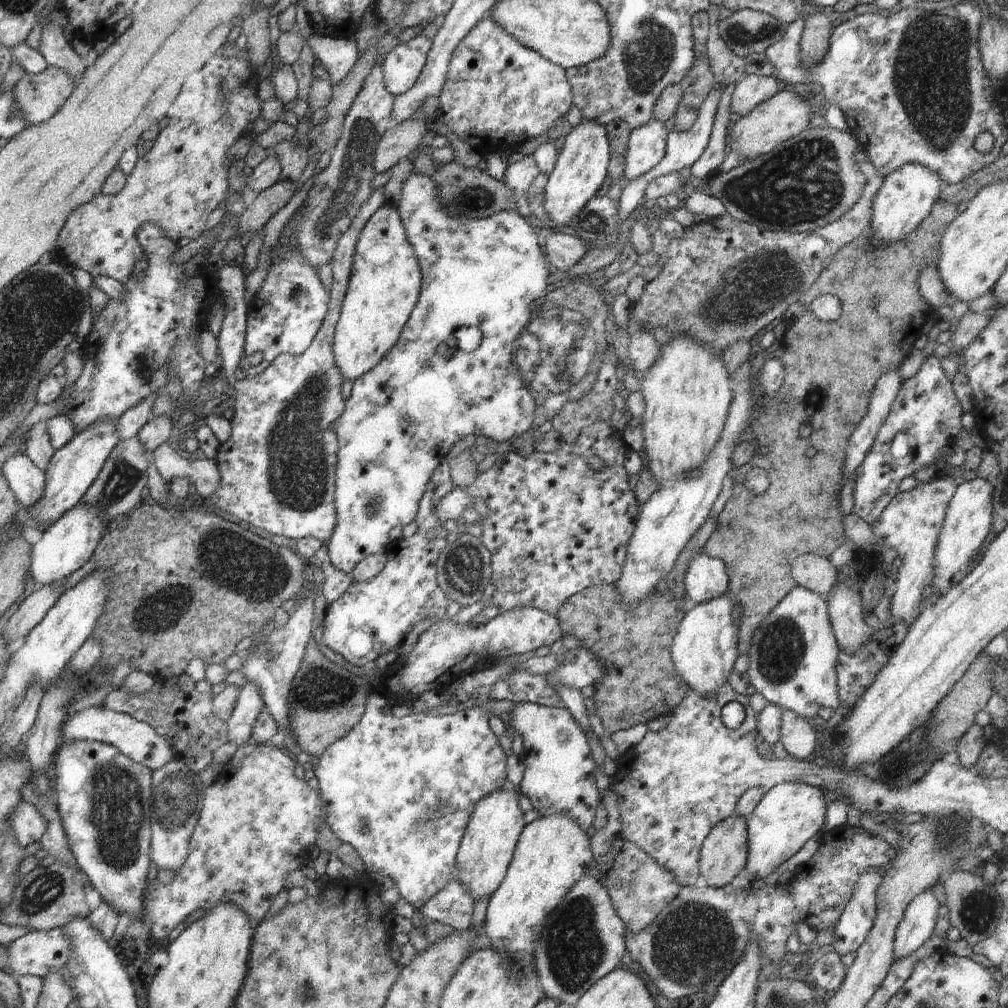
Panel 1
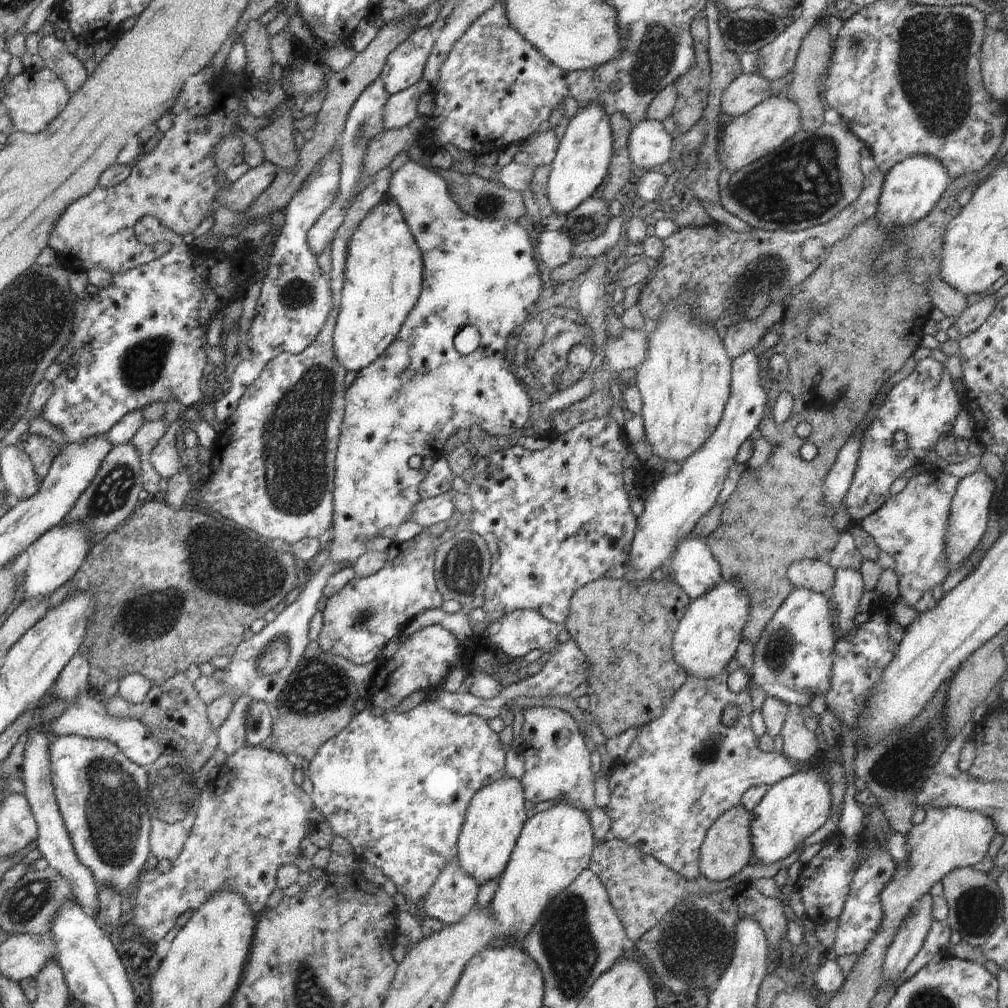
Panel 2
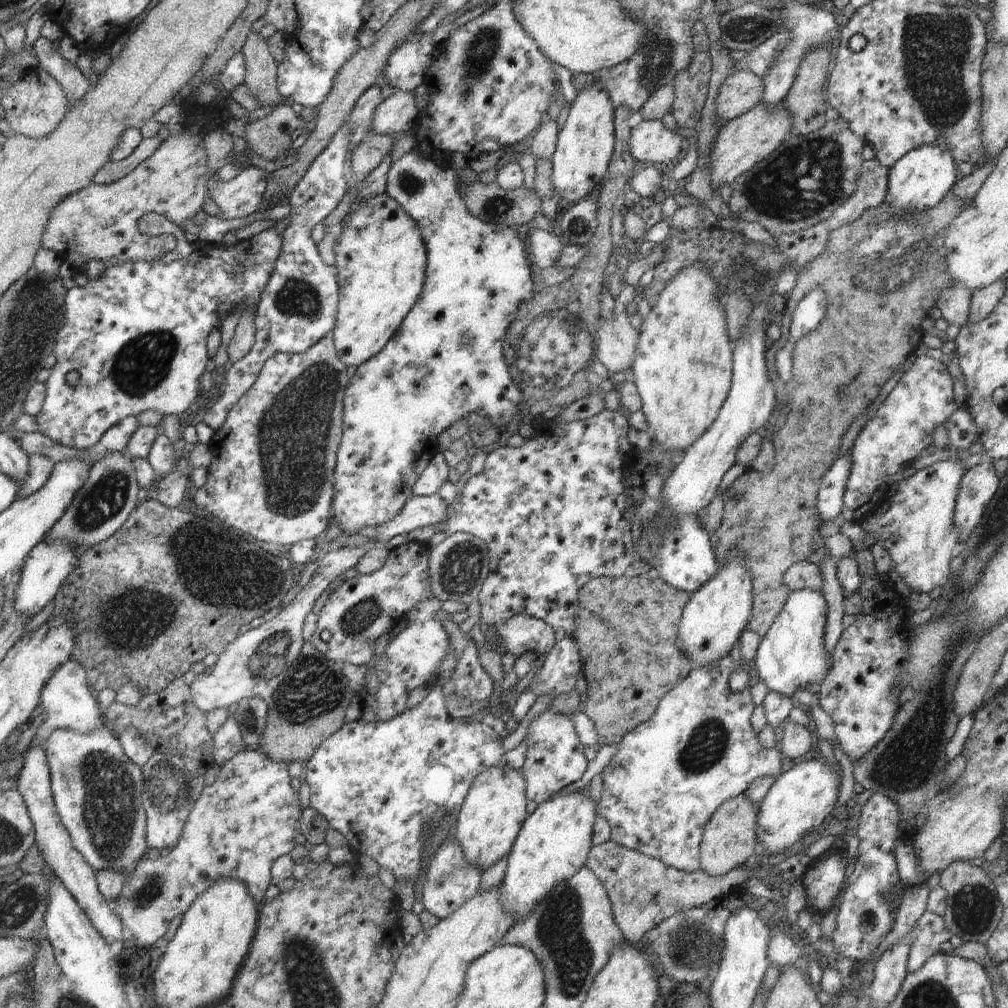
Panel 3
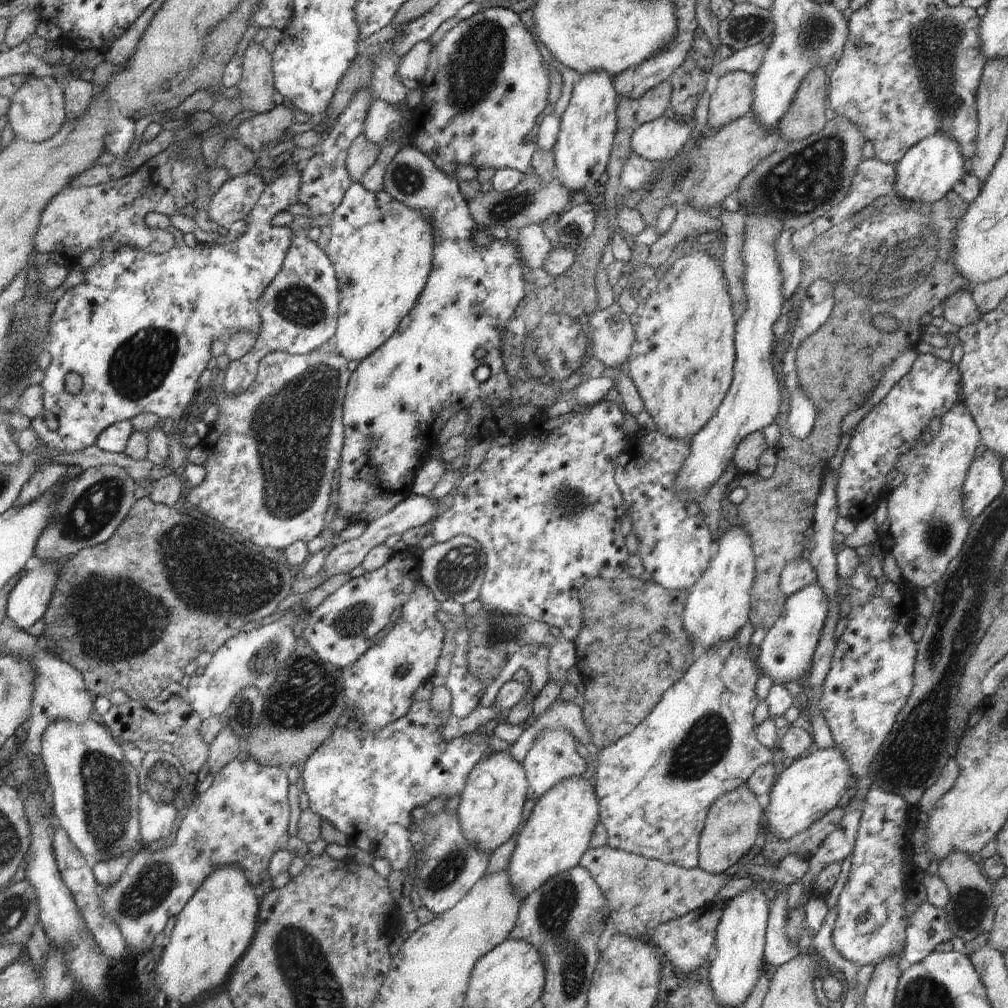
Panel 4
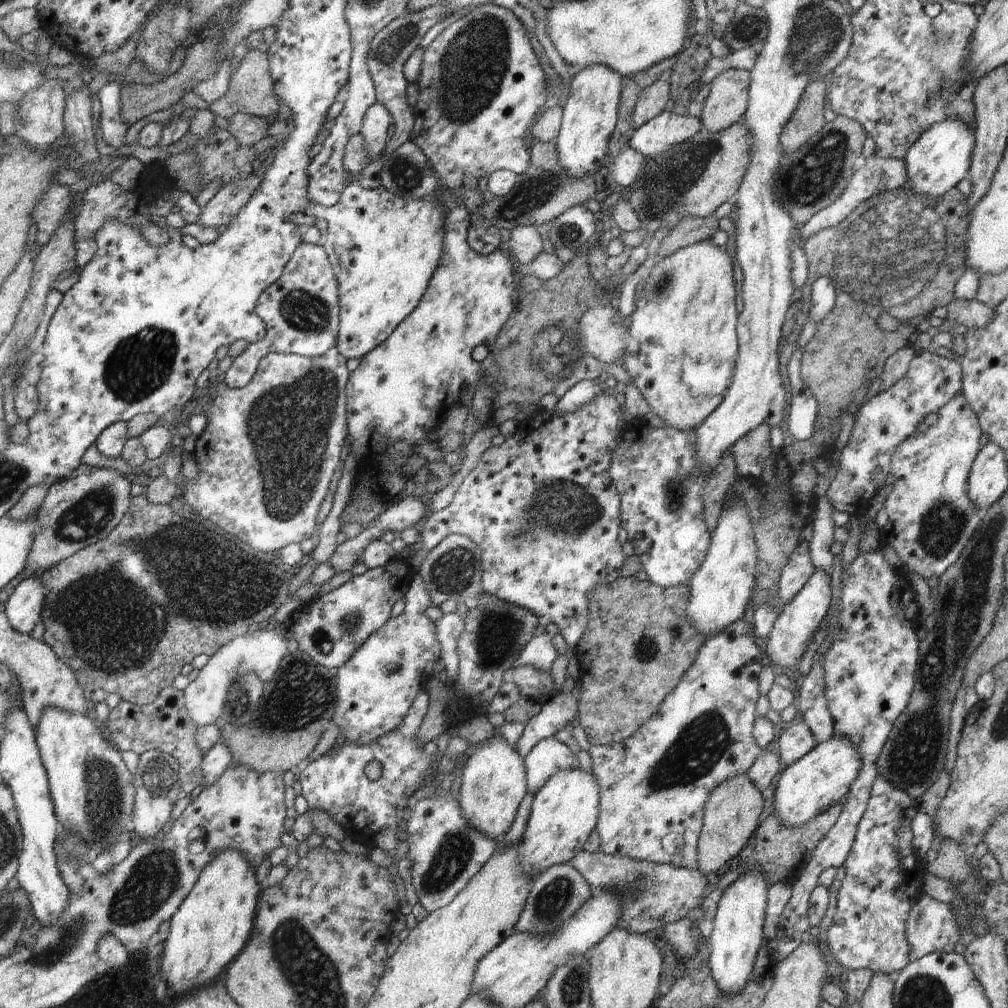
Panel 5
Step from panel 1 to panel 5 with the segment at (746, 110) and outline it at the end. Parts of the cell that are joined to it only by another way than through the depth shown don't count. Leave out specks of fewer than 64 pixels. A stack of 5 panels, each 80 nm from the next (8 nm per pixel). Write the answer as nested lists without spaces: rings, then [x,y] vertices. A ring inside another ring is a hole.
[[[730,69],[720,73],[709,85],[706,103],[702,110],[701,123],[710,132],[720,132],[735,122],[742,121],[748,108],[750,73],[742,69]]]

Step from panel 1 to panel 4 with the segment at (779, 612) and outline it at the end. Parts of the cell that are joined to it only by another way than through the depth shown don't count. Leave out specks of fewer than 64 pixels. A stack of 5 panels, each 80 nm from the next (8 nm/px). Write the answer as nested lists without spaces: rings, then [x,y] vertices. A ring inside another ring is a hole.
[[[817,582],[787,596],[783,613],[774,626],[767,630],[764,640],[756,648],[755,660],[764,670],[764,675],[779,685],[790,681],[800,682],[804,672],[812,666],[821,629],[828,616],[828,607],[825,590]]]

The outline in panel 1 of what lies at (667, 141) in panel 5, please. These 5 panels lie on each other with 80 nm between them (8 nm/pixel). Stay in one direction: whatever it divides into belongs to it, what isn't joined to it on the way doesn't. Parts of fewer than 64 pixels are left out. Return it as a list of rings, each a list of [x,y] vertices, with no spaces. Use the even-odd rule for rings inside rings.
[[[661,121],[650,122],[631,130],[626,152],[624,176],[620,185],[624,188],[657,166],[664,158],[667,148],[667,132]]]

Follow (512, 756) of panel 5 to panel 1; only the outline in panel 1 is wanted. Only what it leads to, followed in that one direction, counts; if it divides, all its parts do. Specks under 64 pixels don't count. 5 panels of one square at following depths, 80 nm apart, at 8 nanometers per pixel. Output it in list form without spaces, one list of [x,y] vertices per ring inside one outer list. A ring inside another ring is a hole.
[[[510,784],[490,792],[476,802],[474,812],[468,820],[468,826],[460,840],[454,876],[464,886],[468,886],[469,894],[472,894],[474,901],[492,897],[504,881],[514,850],[526,825],[524,812],[519,806],[518,793],[518,788]]]

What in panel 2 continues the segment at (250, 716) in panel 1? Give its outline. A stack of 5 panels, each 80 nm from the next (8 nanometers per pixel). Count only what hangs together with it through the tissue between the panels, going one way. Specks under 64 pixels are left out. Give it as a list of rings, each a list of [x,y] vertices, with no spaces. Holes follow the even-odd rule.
[[[248,696],[236,697],[228,719],[217,730],[218,748],[228,756],[247,745],[245,738],[246,716],[252,704],[253,700]]]

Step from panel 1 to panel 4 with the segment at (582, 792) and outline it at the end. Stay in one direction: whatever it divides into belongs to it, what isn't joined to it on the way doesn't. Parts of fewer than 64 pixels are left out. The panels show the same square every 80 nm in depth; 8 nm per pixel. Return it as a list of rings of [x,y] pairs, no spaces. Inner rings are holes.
[[[562,727],[543,730],[534,739],[533,747],[521,765],[524,767],[528,781],[527,798],[534,802],[559,782],[580,777],[586,768],[585,760],[576,751],[575,737]]]

